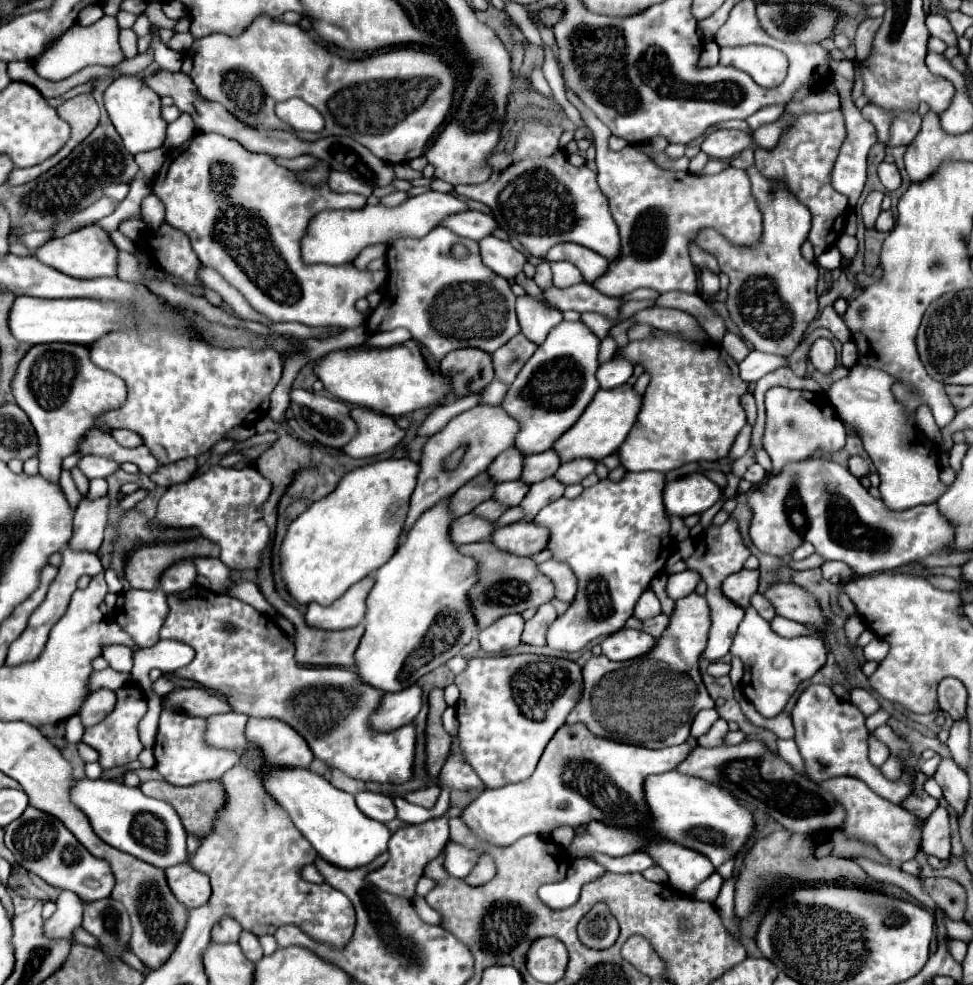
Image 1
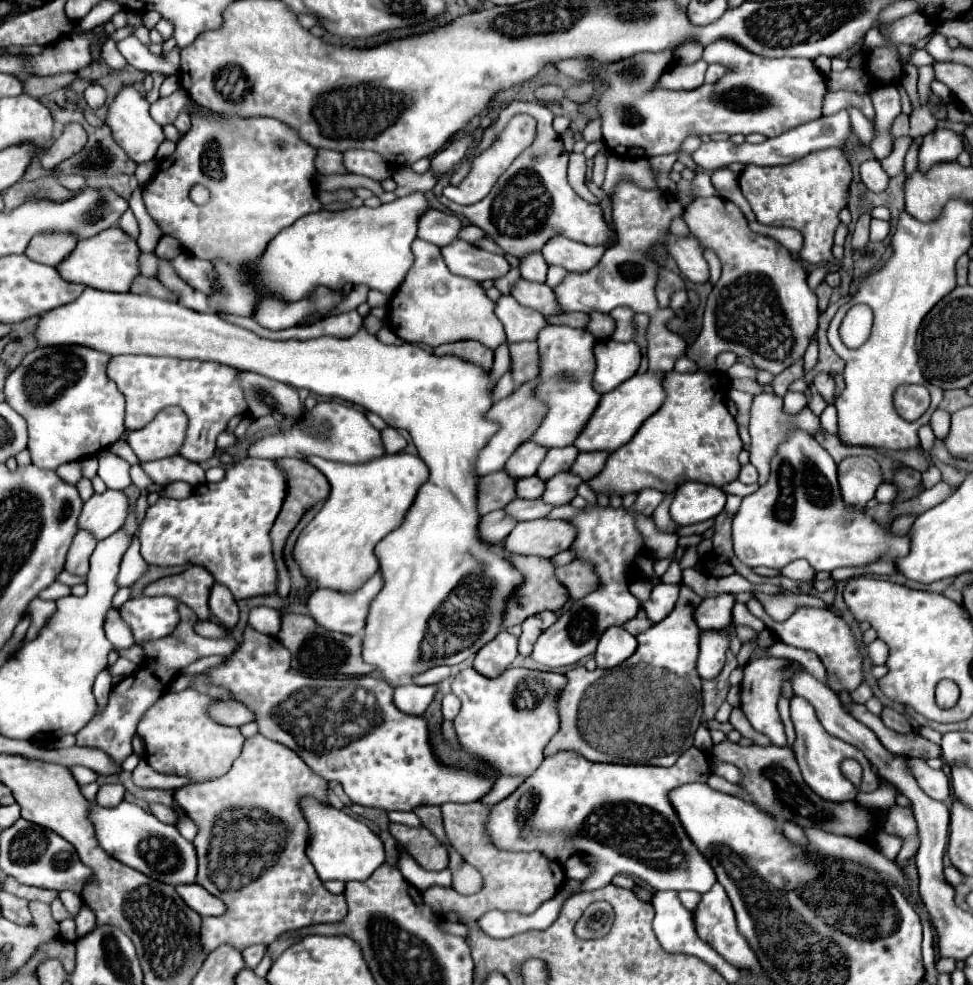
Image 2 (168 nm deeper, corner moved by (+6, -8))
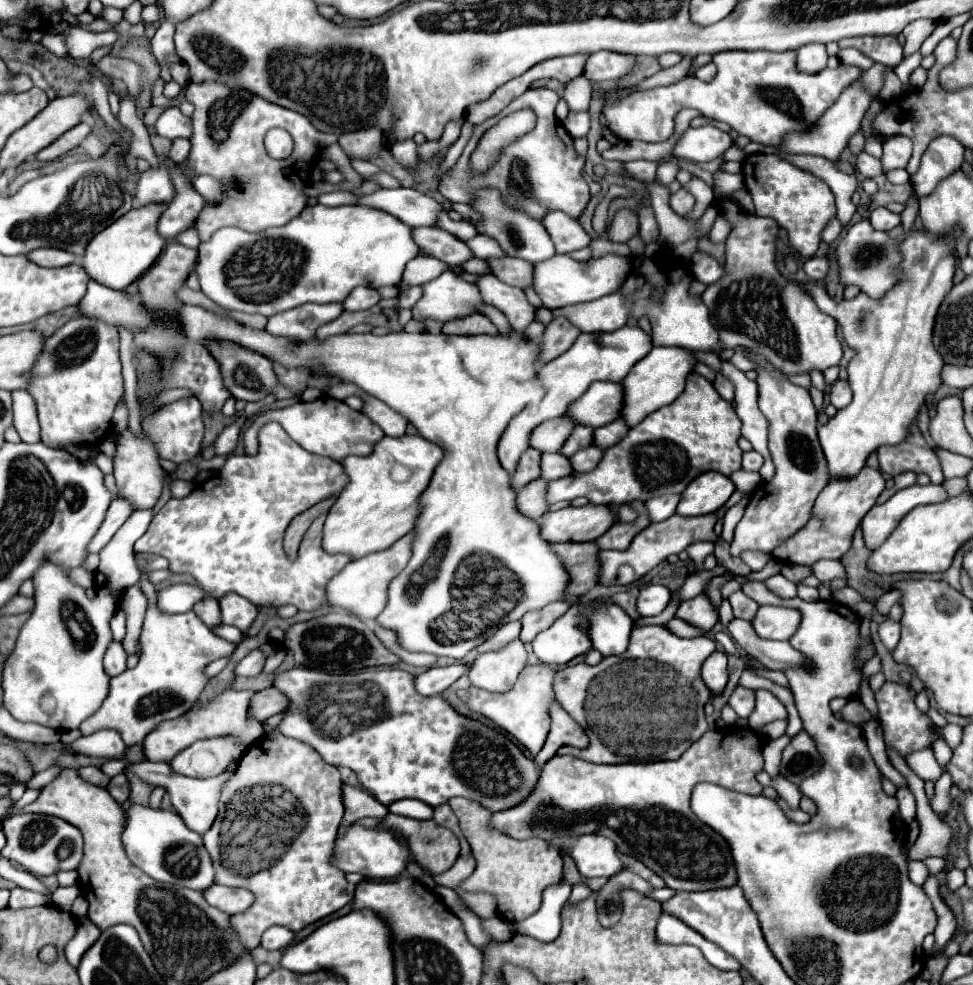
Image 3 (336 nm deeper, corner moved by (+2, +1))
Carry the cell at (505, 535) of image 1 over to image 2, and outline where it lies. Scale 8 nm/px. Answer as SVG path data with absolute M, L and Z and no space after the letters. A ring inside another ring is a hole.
M537 519L519 523L503 541L503 549L515 555L553 557L567 551L575 541L575 527L559 519Z

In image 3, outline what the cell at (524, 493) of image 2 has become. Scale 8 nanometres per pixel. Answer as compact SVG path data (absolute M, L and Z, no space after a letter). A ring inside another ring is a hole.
M543 454L541 458L541 478L545 482L551 480L559 480L571 474L571 464L569 458L561 456L561 454Z

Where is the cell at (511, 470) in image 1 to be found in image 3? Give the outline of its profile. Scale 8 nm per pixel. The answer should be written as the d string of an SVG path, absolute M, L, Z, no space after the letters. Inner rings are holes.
M559 418L559 420L549 420L539 424L531 436L529 436L529 446L539 450L541 454L545 452L559 452L571 430L575 428L573 424L567 424L569 420Z

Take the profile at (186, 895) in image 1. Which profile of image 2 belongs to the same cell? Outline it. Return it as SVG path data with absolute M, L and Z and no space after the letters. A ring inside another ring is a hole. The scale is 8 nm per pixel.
M179 885L175 889L185 899L185 903L203 917L219 917L221 913L225 913L225 903L201 889L201 885Z

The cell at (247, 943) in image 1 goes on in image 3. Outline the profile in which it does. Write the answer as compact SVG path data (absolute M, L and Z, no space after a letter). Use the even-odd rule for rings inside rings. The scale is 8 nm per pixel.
M273 926L263 934L261 946L265 950L283 950L285 946L291 944L291 940L293 940L293 932L291 930L281 928L281 926Z

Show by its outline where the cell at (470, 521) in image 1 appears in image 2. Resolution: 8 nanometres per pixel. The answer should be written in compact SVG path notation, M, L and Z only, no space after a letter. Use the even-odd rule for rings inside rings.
M493 511L485 517L481 517L481 537L487 543L501 543L517 525L517 521L513 521L513 517L509 517L505 511Z

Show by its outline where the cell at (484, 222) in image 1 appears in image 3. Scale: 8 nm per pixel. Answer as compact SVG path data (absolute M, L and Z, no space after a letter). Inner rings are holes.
M413 188L377 190L373 194L363 196L359 204L391 212L411 228L437 226L437 218L443 212L443 206L435 198Z

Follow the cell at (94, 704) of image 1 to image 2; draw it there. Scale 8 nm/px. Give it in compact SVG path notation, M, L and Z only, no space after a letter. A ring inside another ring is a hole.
M107 667L107 669L103 669L103 671L97 675L97 679L95 679L95 687L93 687L93 693L95 693L95 697L97 697L97 705L99 705L99 709L105 707L105 703L107 703L107 695L109 695L111 687L113 687L113 677L111 677L109 667Z

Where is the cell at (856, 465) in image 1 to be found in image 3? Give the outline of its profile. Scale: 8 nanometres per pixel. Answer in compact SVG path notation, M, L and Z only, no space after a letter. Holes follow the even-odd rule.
M863 466L859 474L855 474L853 478L833 478L825 486L825 492L821 492L821 496L817 498L815 504L817 520L809 520L809 524L801 530L801 534L781 544L781 548L777 548L773 556L785 564L789 562L811 564L813 560L821 560L821 558L841 558L851 546L851 538L857 524L871 510L883 488L885 488L885 478L881 470L871 466Z

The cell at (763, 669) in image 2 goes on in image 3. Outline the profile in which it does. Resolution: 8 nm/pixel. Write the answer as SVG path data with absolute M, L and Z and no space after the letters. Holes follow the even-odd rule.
M755 690L755 710L749 716L751 730L759 730L769 722L785 720L785 718L787 718L785 706L769 690Z

